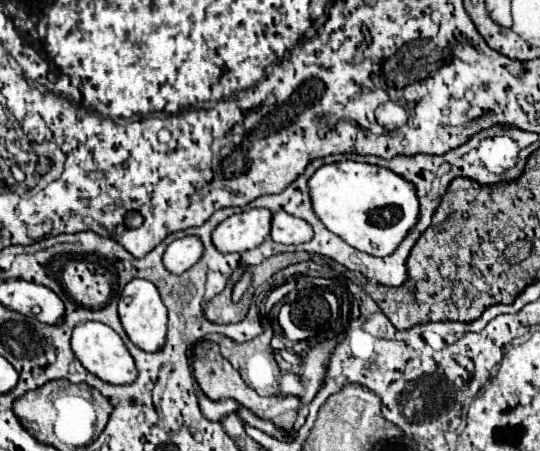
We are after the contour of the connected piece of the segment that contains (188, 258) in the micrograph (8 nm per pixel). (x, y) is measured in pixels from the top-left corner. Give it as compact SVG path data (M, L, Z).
M185 236L181 240L173 240L167 246L167 250L163 254L163 262L165 262L165 268L169 272L183 274L201 256L203 256L203 242L197 236Z

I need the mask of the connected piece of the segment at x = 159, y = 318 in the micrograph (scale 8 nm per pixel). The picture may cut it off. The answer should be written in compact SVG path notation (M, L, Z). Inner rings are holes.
M131 280L119 300L119 318L129 336L129 340L145 350L145 352L159 352L167 340L167 308L159 298L159 292L153 282L149 280Z

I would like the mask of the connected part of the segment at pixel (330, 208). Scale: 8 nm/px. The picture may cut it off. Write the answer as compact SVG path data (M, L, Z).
M343 160L321 166L309 180L313 210L319 220L349 246L371 254L389 256L419 220L419 196L415 184L387 168Z

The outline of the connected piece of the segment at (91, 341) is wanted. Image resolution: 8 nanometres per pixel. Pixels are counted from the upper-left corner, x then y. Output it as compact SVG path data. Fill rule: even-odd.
M85 322L81 326L75 326L73 336L71 336L71 348L75 356L79 358L79 362L91 374L99 376L101 380L109 384L133 384L137 380L137 368L135 368L133 356L129 354L121 336L101 322Z

